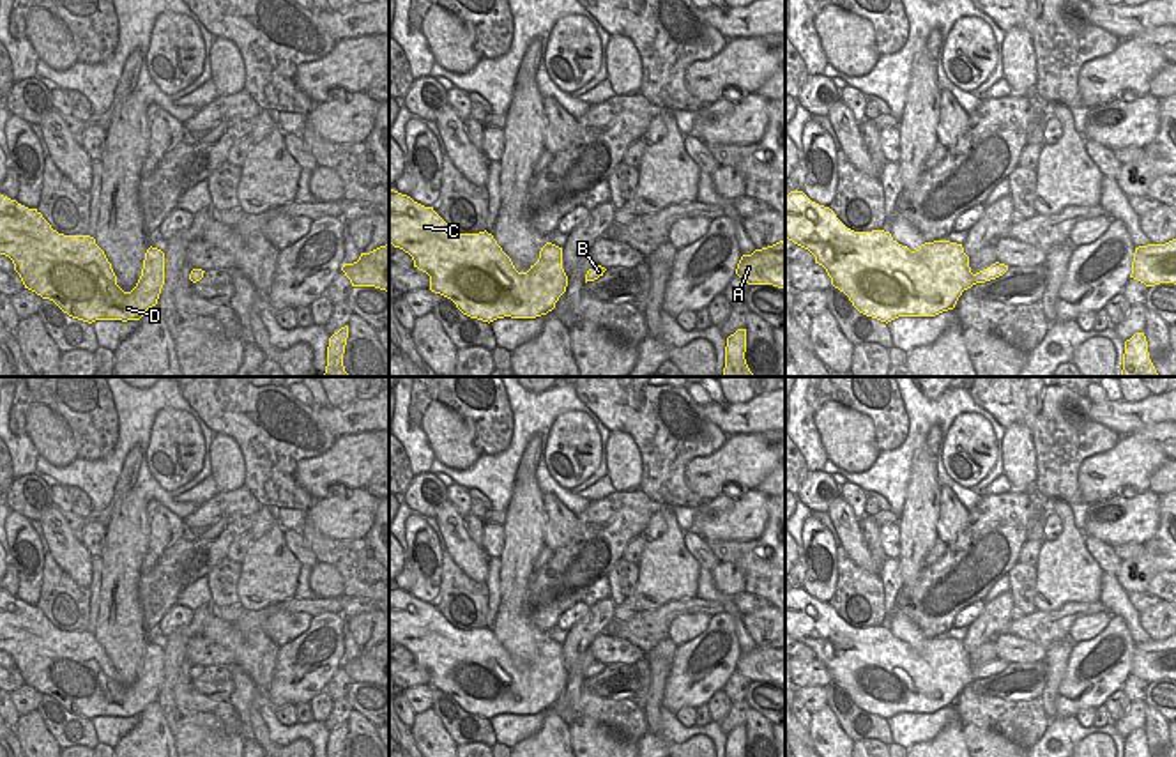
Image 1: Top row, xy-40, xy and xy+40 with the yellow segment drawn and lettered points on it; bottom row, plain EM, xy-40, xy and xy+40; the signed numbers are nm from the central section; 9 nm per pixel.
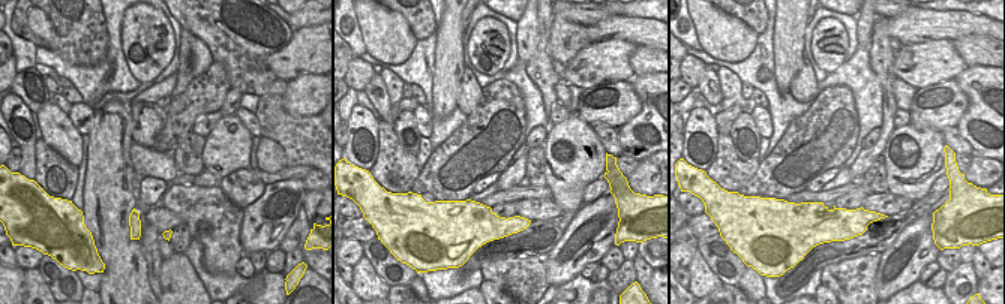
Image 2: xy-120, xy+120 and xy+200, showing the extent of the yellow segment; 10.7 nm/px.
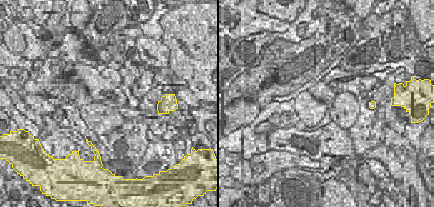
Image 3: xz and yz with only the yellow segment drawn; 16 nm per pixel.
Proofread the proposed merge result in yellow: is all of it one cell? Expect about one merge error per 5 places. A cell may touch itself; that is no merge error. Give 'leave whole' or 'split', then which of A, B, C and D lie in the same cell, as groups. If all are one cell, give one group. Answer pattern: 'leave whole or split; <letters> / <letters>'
leave whole; A B C D

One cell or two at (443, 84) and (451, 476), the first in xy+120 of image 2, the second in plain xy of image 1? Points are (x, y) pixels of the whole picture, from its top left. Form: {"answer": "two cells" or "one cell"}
{"answer": "two cells"}

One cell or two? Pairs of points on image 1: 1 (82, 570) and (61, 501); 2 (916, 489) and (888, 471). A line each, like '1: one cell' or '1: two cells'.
1: two cells
2: two cells

